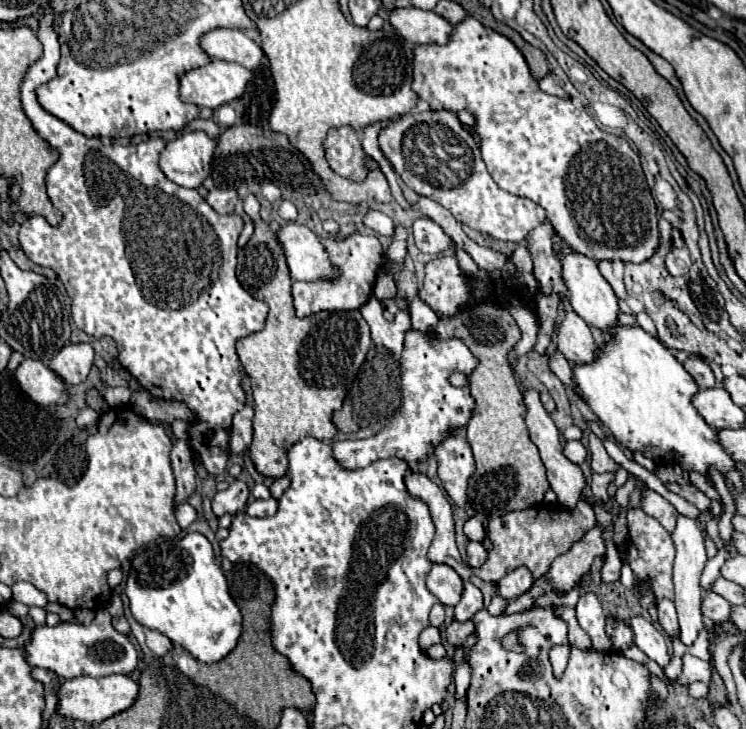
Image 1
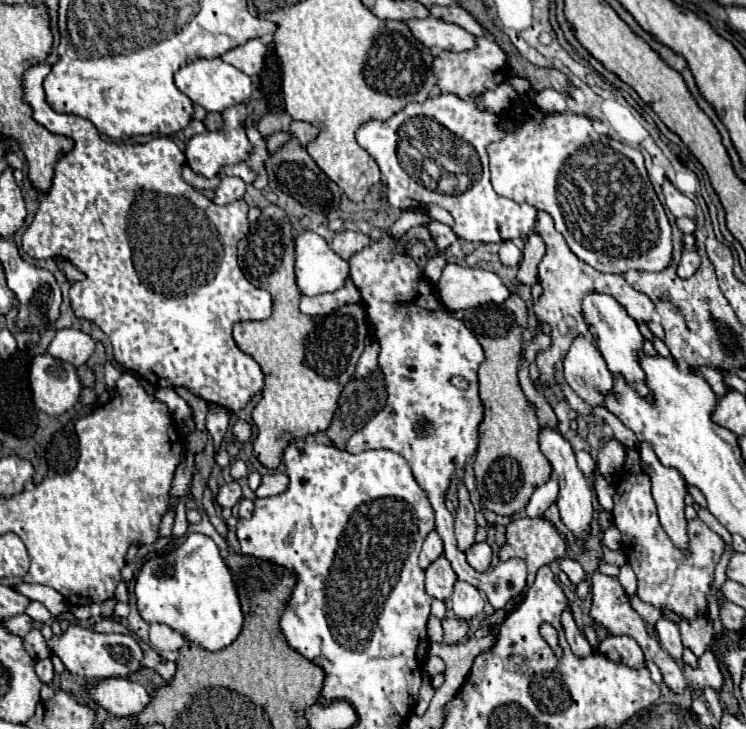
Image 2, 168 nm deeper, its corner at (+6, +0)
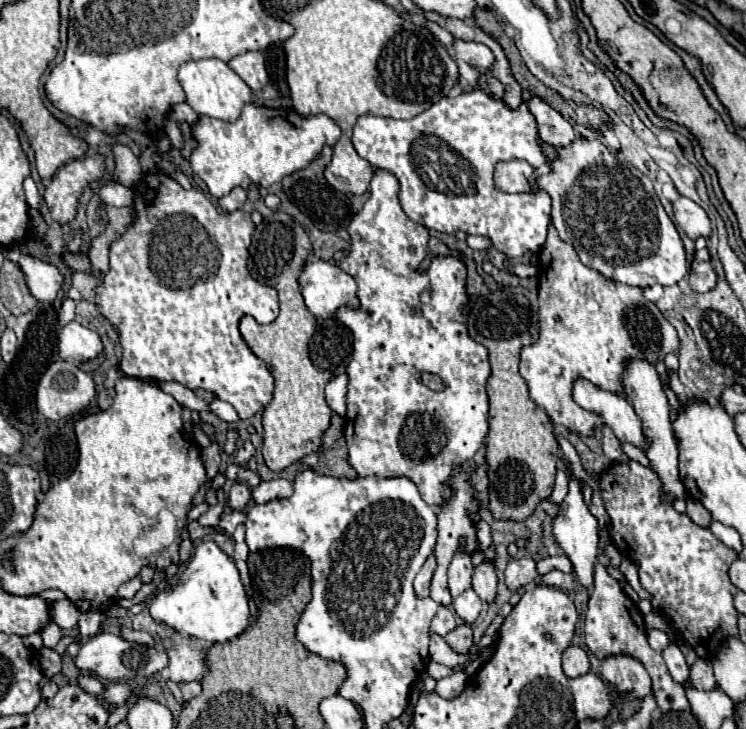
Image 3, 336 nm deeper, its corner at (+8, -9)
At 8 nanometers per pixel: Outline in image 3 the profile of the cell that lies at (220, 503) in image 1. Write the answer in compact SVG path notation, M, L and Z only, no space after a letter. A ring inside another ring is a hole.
M235 483L227 495L227 505L231 509L243 509L247 503L249 503L249 487L247 485L241 485L241 483Z

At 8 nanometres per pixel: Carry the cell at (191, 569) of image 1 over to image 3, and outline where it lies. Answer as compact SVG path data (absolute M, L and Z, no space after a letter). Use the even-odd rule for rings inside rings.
M201 541L193 551L195 553L187 561L181 577L173 583L173 587L167 587L151 597L149 613L157 623L167 625L181 635L189 635L207 643L227 643L237 635L241 635L249 625L249 603L247 603L247 595L245 595L239 571L235 563L213 541Z

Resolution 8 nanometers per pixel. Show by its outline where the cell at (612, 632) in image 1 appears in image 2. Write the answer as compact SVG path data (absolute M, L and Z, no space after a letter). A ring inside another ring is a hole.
M607 636L597 650L607 656L613 662L625 664L629 668L643 668L645 666L645 656L639 648L639 644L629 638L629 636Z

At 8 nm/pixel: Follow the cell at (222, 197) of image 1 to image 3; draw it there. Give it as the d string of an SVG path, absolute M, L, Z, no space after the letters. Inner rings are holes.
M235 187L229 195L225 195L225 197L219 199L219 207L223 211L237 211L237 209L243 207L245 199L247 199L247 193L241 187Z

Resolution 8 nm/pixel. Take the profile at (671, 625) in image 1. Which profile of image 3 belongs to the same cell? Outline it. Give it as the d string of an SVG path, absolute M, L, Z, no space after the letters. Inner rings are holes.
M673 643L667 645L667 647L663 649L663 659L665 659L667 669L669 669L669 673L671 673L671 677L673 677L675 681L683 683L683 681L689 679L689 667L687 667L685 657L683 657L683 653L679 651L677 645L673 645Z

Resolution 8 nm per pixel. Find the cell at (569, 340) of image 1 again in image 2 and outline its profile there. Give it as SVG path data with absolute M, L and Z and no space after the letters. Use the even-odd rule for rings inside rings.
M577 336L563 360L563 368L567 384L585 404L591 408L605 406L607 394L613 392L613 374L591 340Z

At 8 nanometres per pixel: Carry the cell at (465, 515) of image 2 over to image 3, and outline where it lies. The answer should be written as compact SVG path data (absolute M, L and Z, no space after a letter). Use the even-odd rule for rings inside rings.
M459 541L459 549L455 551L455 557L449 565L449 589L453 597L457 597L459 593L471 587L473 563L471 563L471 555L463 547L465 547L465 541Z

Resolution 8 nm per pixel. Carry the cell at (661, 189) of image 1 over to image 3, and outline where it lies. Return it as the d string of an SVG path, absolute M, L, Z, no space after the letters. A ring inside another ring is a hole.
M679 197L677 201L673 201L673 213L675 213L675 221L679 223L679 227L685 231L689 239L709 237L711 233L709 217L697 203L693 203L687 197Z

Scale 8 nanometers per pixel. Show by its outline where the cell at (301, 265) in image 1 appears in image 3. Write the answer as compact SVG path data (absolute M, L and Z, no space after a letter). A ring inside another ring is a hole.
M309 257L299 275L299 285L305 305L315 317L331 317L341 305L359 305L353 277L325 259Z

